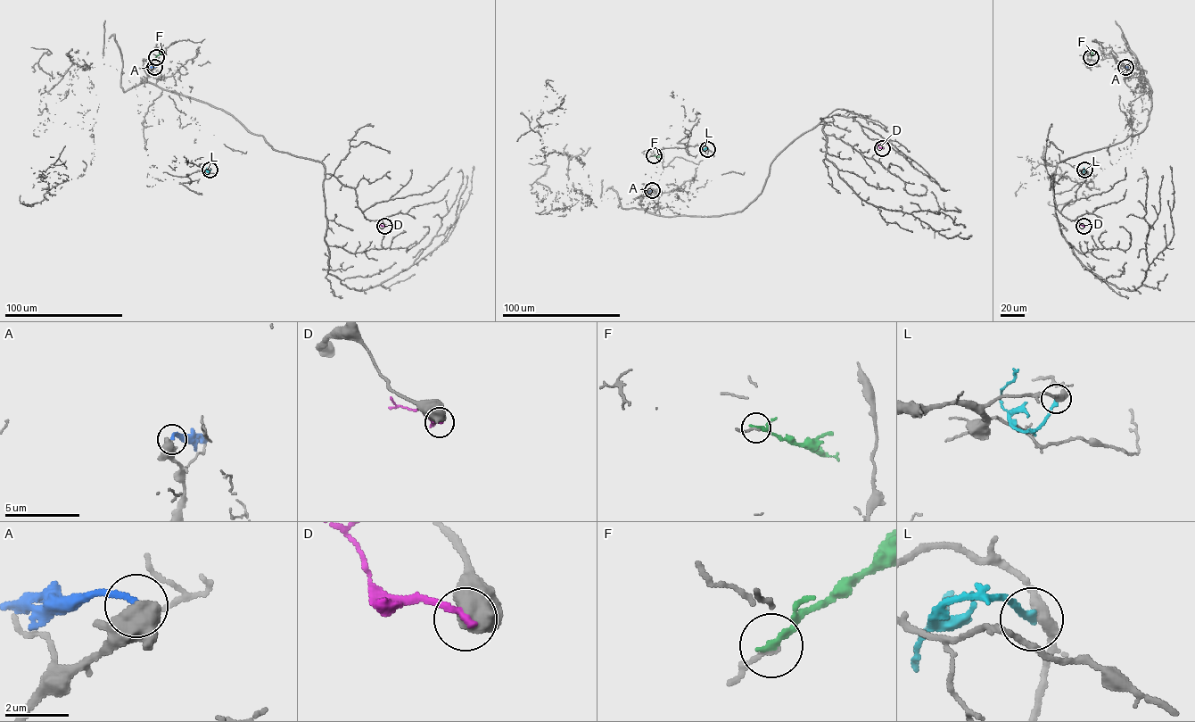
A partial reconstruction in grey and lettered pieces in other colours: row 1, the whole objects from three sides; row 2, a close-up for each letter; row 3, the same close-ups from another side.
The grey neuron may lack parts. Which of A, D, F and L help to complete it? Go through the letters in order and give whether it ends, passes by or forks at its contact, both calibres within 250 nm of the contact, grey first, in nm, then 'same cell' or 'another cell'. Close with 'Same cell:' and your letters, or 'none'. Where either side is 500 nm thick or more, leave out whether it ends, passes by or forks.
A: it ends | 480/190 nm | another cell
D: 700/200 nm | another cell
F: it ends | 140/240 nm | another cell
L: it ends | 360/200 nm | another cell
Same cell: none

